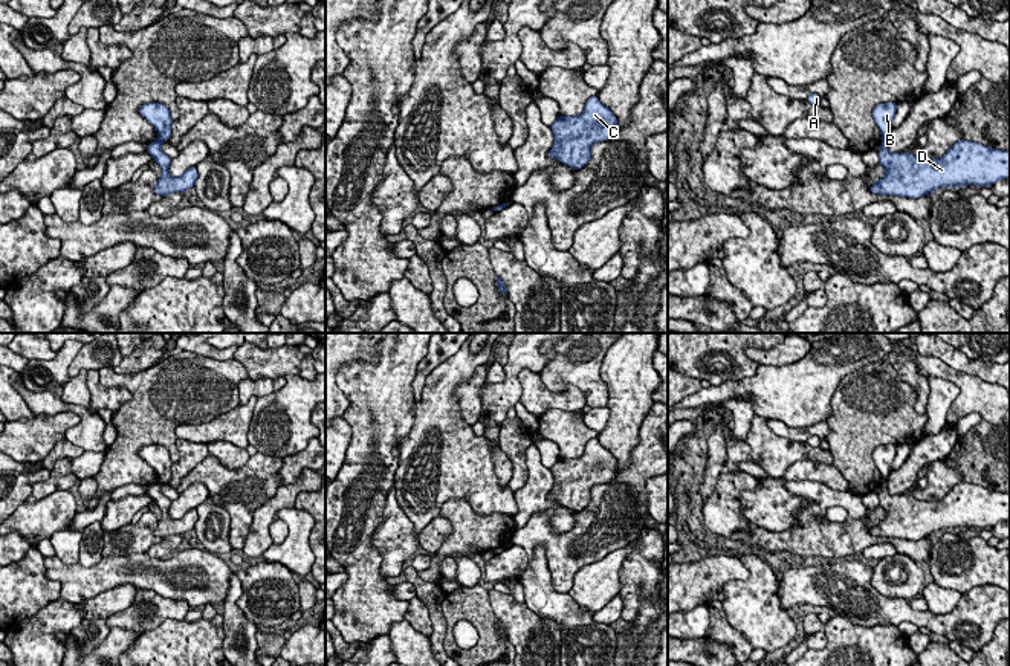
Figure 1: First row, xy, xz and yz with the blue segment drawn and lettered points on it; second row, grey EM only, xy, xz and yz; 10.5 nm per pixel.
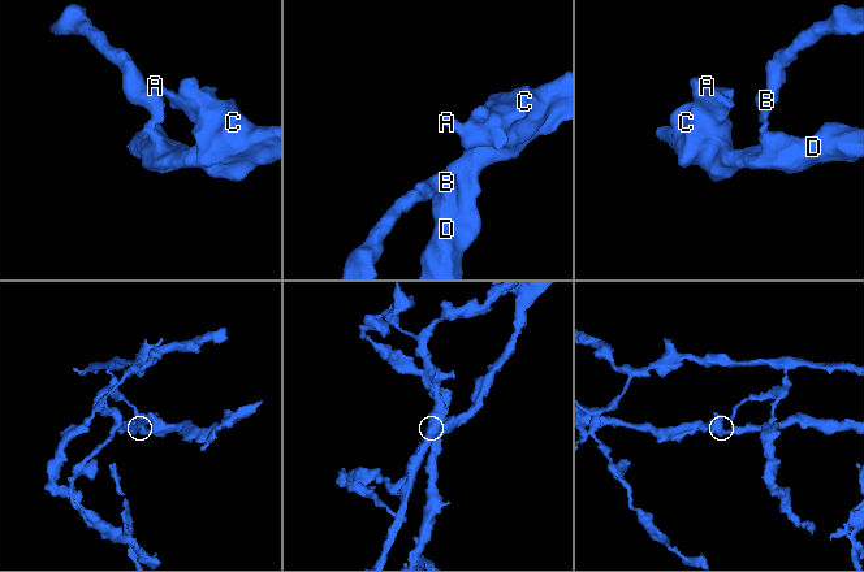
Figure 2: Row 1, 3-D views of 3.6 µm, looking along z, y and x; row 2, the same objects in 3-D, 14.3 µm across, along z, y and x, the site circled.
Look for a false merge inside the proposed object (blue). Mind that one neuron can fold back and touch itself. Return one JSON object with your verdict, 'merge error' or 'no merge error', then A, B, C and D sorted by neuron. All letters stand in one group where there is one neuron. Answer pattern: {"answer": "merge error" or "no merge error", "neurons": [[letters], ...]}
{"answer": "merge error", "neurons": [["A", "C", "D"], ["B"]]}

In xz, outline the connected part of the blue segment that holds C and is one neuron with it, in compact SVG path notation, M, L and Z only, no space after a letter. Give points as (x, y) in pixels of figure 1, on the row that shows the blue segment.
M597 96L585 102L578 116L559 116L552 125L555 142L547 154L573 170L579 170L591 159L591 145L604 142L616 134L617 118Z

